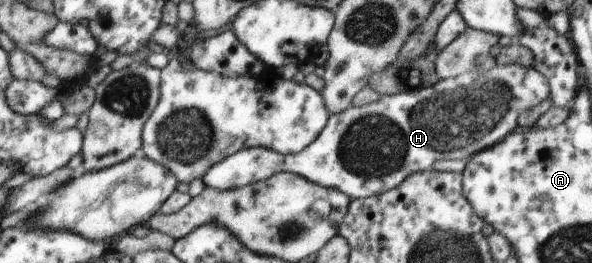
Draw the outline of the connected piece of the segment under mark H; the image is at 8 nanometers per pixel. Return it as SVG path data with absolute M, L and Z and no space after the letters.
M496 64L489 70L463 73L458 77L439 79L432 87L412 93L383 95L380 101L362 107L350 106L346 111L330 114L326 127L318 139L304 151L280 155L268 148L241 149L214 164L203 177L204 185L225 192L250 183L270 179L280 172L292 172L320 187L338 189L351 200L384 193L402 183L410 173L430 170L440 159L466 159L496 143L518 126L518 118L526 110L542 103L550 95L549 81L532 66L520 64Z

